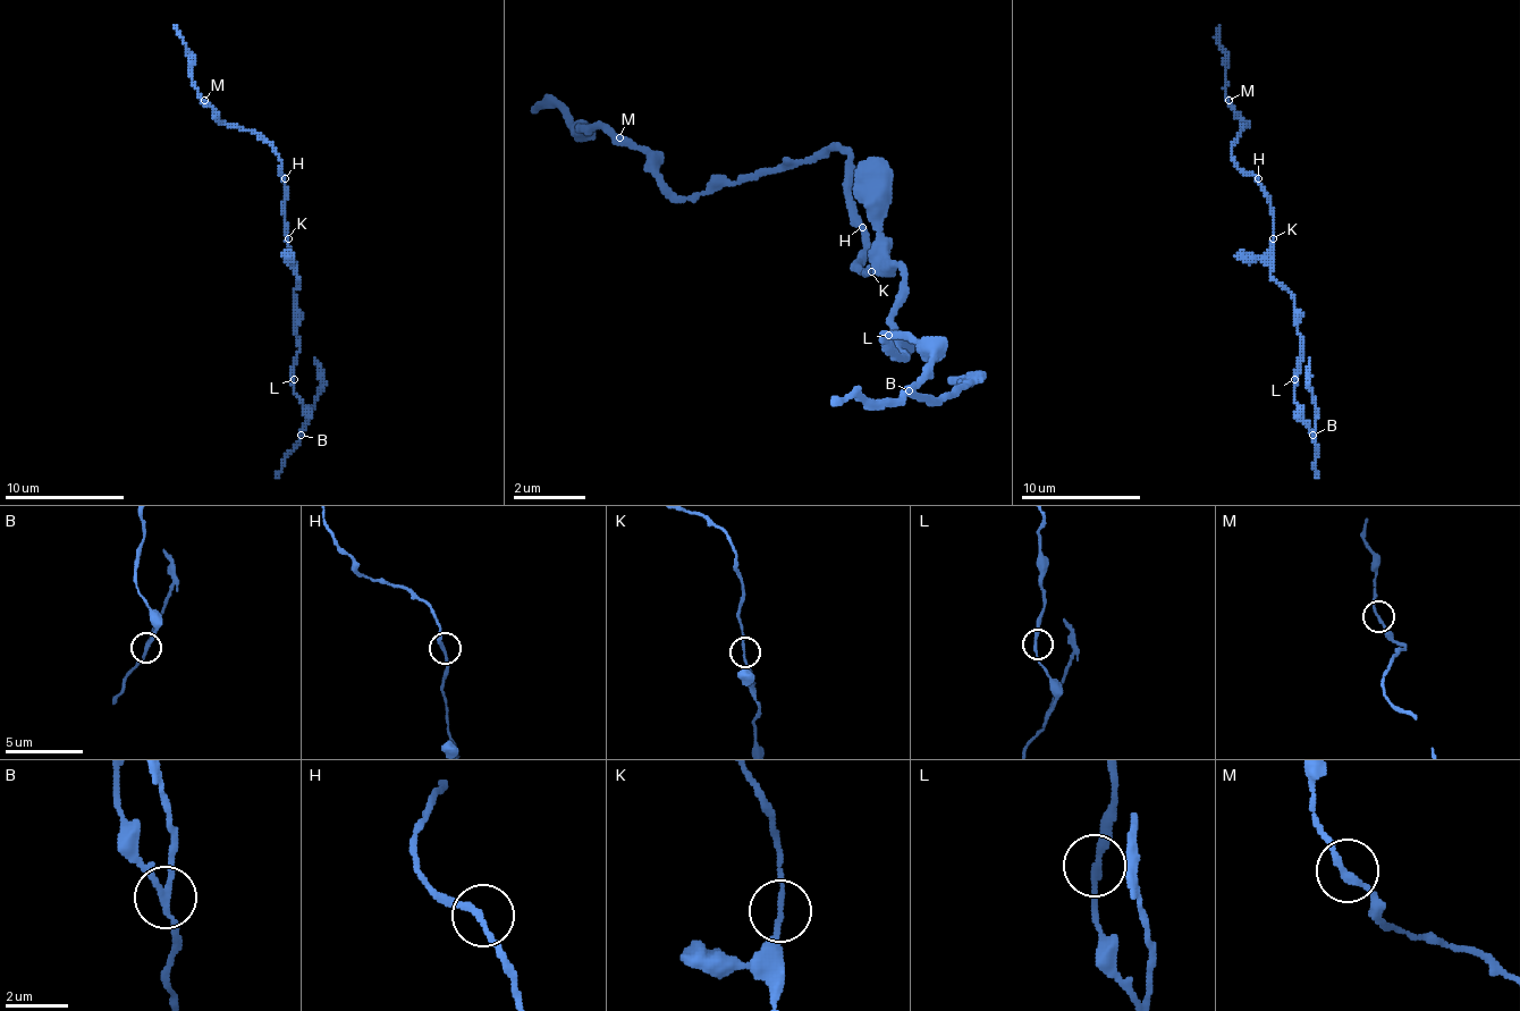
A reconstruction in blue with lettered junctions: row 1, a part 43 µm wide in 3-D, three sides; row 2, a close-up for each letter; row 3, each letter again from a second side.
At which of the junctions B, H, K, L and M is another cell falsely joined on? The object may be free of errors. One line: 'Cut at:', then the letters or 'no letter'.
Cut at: B

